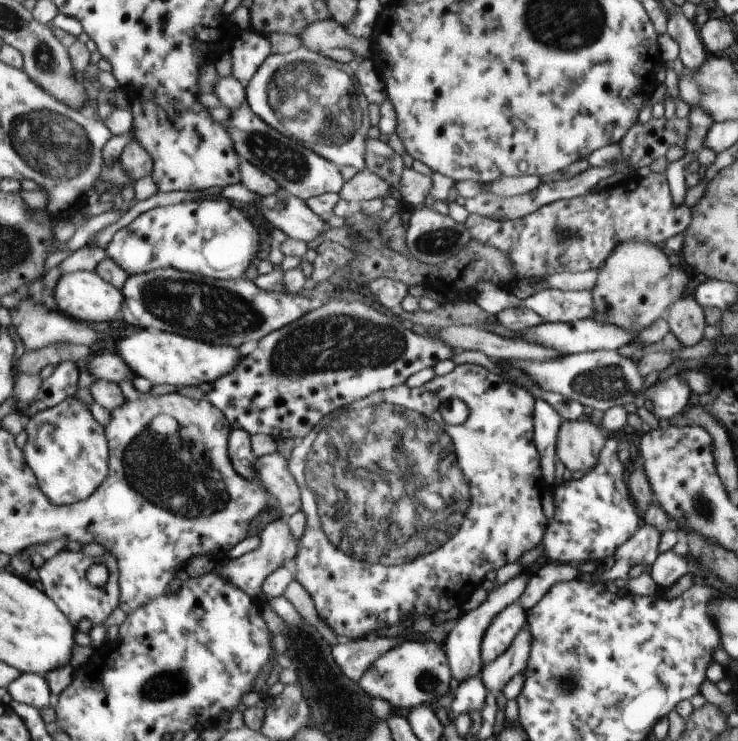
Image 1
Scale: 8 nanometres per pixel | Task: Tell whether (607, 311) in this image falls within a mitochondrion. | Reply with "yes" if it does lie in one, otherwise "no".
yes

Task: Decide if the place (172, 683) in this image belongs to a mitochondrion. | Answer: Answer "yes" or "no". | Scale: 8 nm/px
yes

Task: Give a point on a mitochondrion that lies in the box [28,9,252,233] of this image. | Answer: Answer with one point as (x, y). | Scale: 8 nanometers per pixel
(44, 57)

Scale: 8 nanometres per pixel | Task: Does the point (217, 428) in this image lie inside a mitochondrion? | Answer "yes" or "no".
no

